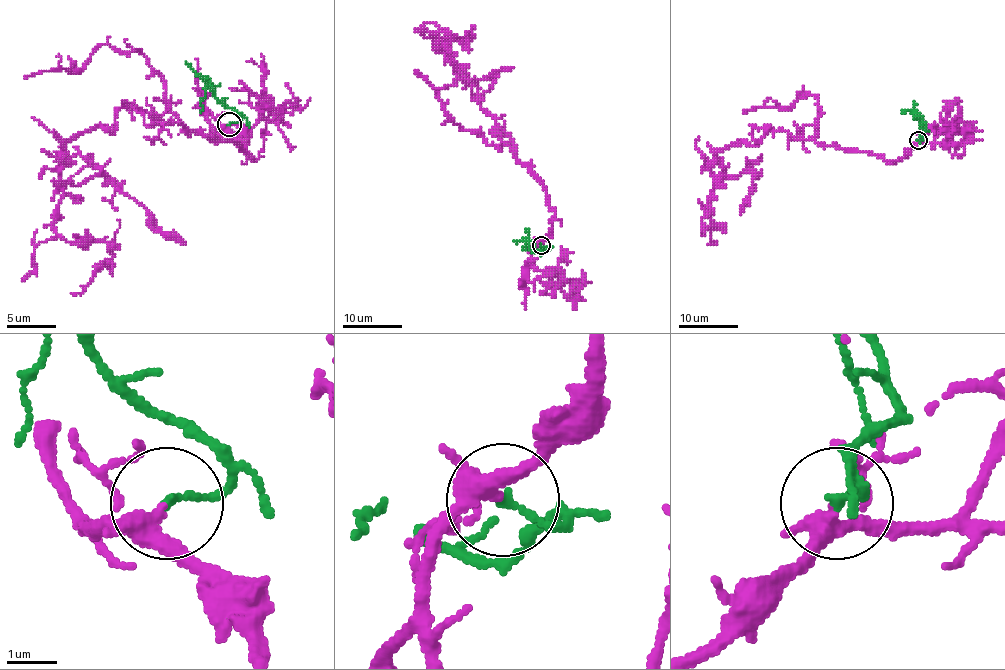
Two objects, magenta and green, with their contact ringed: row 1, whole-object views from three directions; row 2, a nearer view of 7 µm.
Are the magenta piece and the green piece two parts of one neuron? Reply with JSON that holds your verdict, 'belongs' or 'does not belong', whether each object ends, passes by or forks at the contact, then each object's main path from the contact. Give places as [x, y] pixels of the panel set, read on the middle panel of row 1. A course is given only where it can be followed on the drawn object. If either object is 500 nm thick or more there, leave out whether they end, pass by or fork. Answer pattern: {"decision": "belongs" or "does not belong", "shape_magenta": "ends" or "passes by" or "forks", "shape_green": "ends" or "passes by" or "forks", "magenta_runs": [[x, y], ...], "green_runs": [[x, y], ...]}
{"decision": "belongs", "shape_magenta": "forks", "shape_green": "ends", "magenta_runs": [[541, 244], [554, 211], [545, 186], [516, 158], [516, 146], [433, 34], [468, 38], [465, 44], [444, 34]], "green_runs": [[541, 246], [548, 247], [539, 253], [523, 241], [514, 240]]}

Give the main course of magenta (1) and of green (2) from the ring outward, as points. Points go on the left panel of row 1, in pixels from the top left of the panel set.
1: (229, 125), (251, 159), (137, 108), (71, 139), (54, 230), (112, 259), (71, 293)
2: (229, 125), (239, 122), (242, 117), (185, 61)

